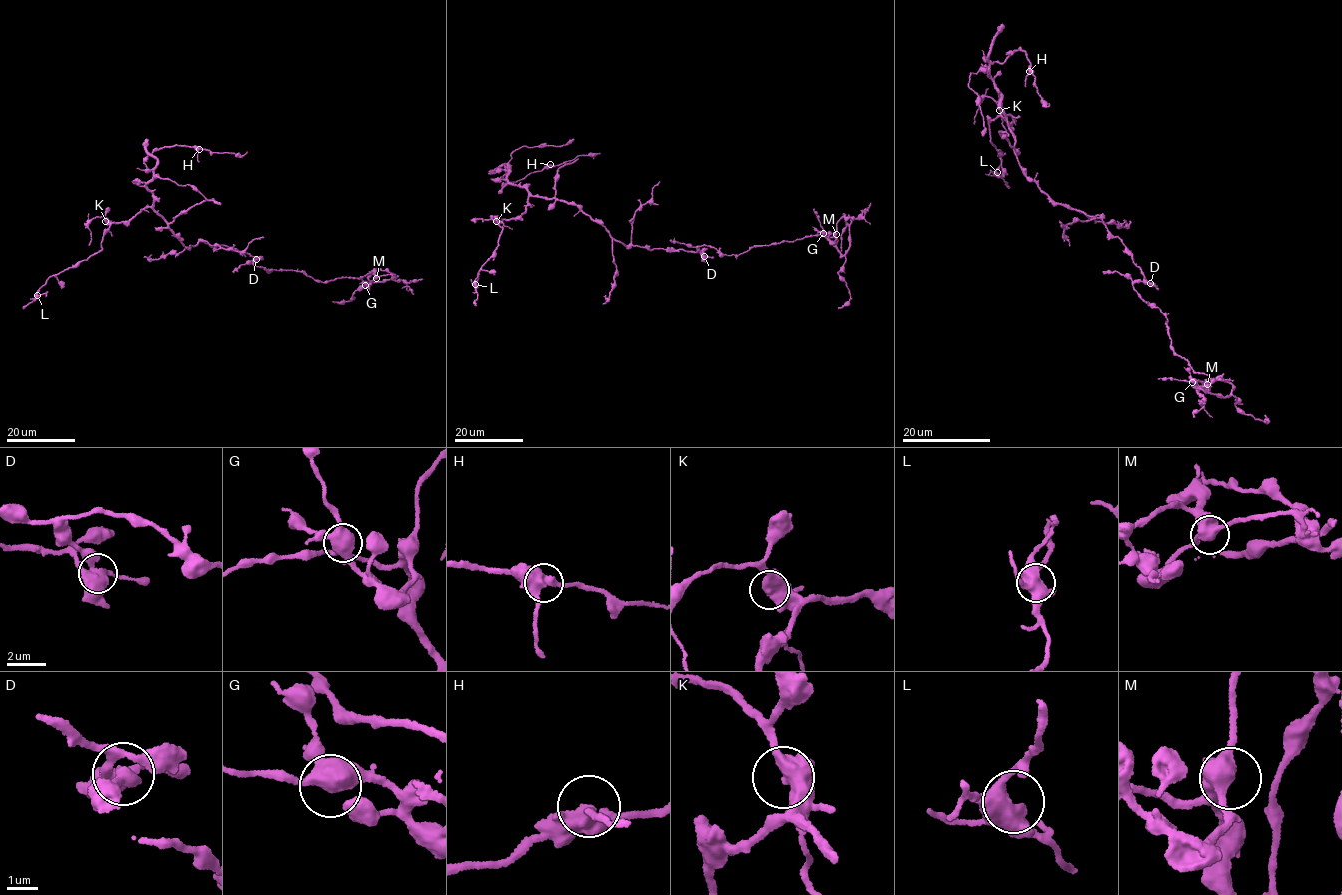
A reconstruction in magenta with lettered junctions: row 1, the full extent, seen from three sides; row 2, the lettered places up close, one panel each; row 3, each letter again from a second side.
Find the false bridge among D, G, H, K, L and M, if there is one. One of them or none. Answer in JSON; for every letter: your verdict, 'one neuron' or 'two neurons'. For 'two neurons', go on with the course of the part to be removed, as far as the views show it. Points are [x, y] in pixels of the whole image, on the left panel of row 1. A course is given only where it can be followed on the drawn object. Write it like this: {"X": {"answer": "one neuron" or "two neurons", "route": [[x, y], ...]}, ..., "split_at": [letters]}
{"D": {"answer": "two neurons", "route": [[256, 259], [256, 265], [302, 270], [323, 282], [372, 271], [370, 282], [353, 299], [332, 301]]}, "G": {"answer": "one neuron"}, "H": {"answer": "one neuron"}, "K": {"answer": "one neuron"}, "L": {"answer": "one neuron"}, "M": {"answer": "one neuron"}, "split_at": ["D"]}

